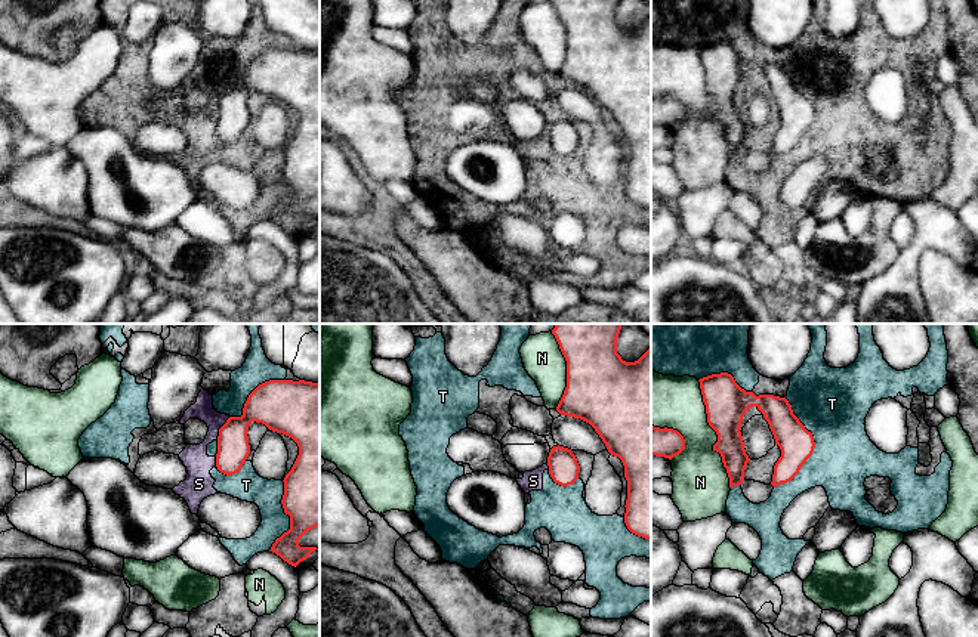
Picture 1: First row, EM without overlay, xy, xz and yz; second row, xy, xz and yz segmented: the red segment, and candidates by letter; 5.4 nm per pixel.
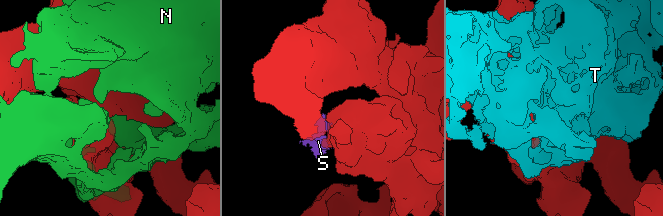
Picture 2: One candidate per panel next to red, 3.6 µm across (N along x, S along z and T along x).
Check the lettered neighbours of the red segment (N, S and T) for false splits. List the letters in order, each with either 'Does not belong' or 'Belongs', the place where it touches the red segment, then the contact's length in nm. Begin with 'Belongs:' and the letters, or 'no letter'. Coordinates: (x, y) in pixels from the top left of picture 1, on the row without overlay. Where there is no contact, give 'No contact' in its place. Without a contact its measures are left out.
Belongs: no letter
N: Does not belong. Touches red at yz (716, 102). Shared border 600 nm
S: Does not belong. Touches red at xy (219, 98). Shared border 150 nm
T: Does not belong. Touches red at yz (814, 116). Shared border 500 nm

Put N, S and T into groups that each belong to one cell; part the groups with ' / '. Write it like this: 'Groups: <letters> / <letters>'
Groups: N / S T

